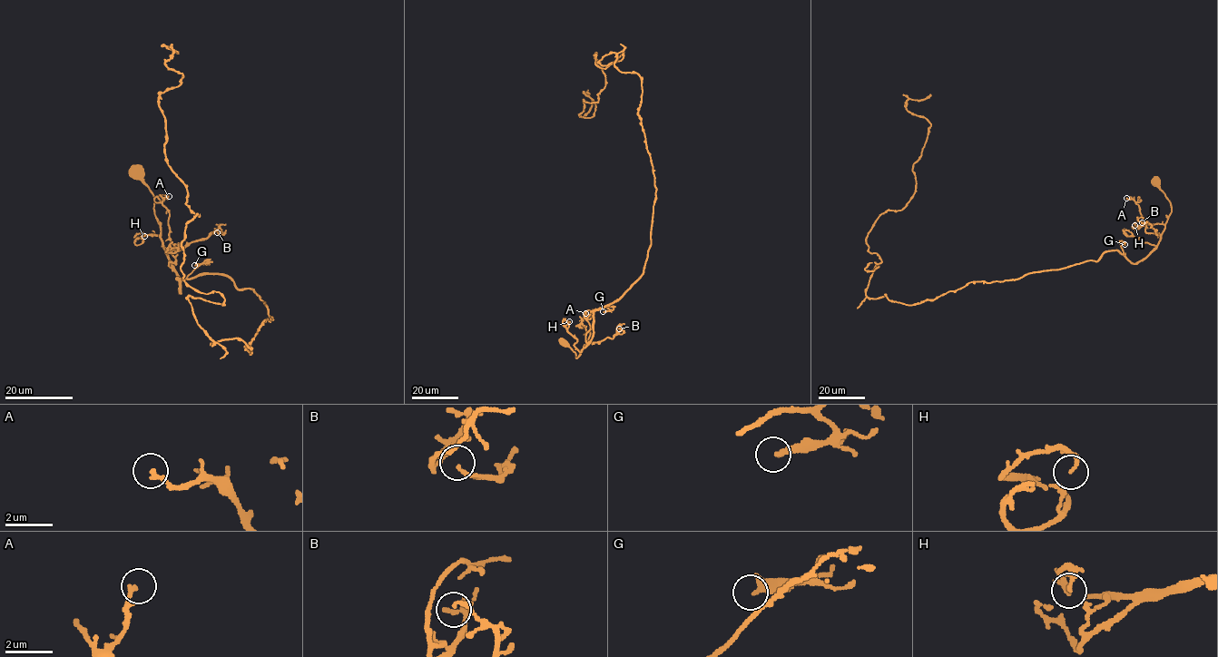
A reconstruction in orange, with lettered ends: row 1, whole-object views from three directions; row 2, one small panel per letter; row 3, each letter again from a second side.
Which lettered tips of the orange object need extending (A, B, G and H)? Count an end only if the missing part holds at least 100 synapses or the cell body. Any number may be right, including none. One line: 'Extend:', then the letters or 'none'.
Extend: none

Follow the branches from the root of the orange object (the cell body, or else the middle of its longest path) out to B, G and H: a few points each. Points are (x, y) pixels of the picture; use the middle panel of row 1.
B: (562, 342), (575, 353), (576, 357), (585, 344), (613, 338), (623, 332), (619, 328)
G: (562, 342), (575, 353), (576, 357), (593, 336), (594, 311), (609, 308), (603, 311)
H: (562, 342), (575, 353), (576, 357), (580, 355), (574, 345), (577, 339), (562, 323), (569, 321)

